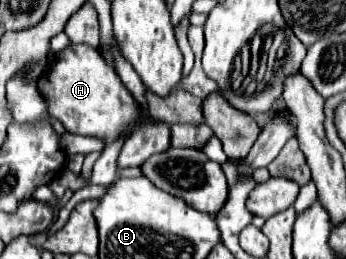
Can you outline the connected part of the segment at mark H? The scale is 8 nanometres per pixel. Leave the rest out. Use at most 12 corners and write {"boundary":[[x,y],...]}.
{"boundary":[[88,44],[38,80],[50,116],[108,144],[140,116]]}

